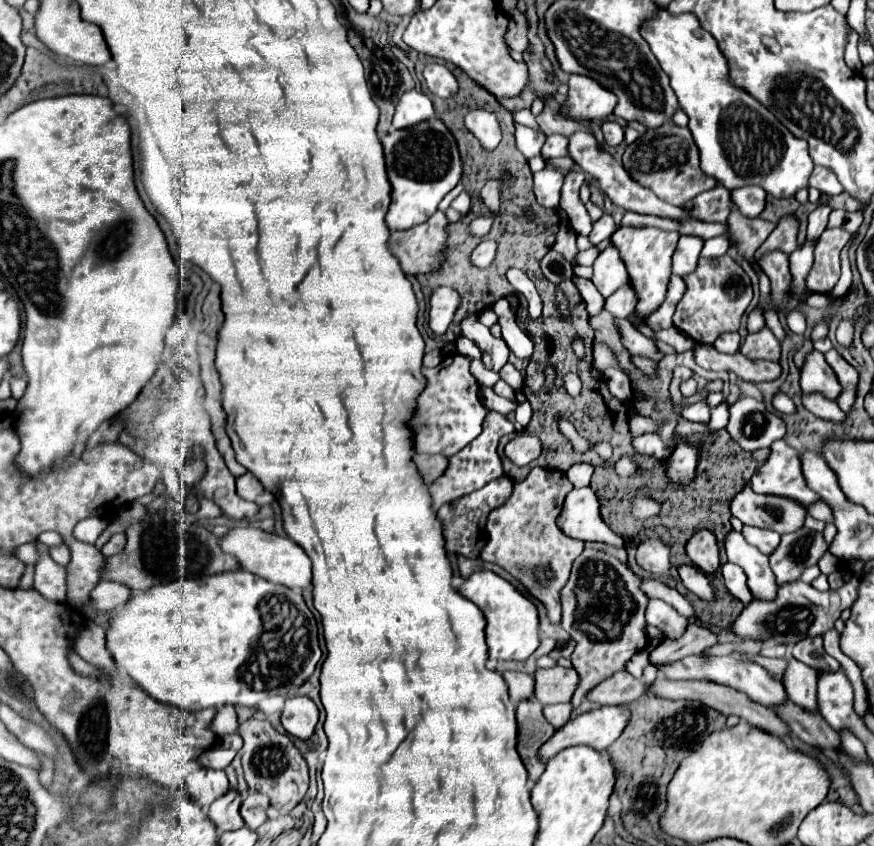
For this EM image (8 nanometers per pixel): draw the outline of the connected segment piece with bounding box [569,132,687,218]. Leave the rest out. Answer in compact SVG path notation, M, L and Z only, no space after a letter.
M575 132L569 138L569 156L579 164L579 168L587 174L591 174L601 190L607 192L607 196L613 200L613 204L631 210L631 212L639 212L639 214L655 214L655 216L669 216L669 218L687 218L687 214L673 204L667 204L663 200L659 200L649 188L643 188L641 184L635 184L635 180L631 180L631 176L627 176L627 170L623 168L621 162L617 162L607 150L599 150L599 142L593 134L589 132Z

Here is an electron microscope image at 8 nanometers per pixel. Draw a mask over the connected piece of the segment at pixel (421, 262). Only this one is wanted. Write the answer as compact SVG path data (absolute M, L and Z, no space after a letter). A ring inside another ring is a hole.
M437 210L425 224L403 232L391 232L389 248L397 256L405 274L425 274L439 268L443 262L443 242L447 238L445 228L449 220Z

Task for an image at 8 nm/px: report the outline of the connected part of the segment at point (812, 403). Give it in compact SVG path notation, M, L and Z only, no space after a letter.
M811 394L811 396L803 396L803 404L809 412L813 412L815 416L819 418L825 418L825 420L833 420L839 424L839 420L843 420L845 412L831 400L823 398L821 394Z

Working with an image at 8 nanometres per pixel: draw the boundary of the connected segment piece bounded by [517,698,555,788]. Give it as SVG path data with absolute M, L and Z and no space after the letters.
M535 698L517 704L517 750L529 772L529 788L545 770L545 764L539 764L537 760L537 750L555 732L555 728L543 718L541 710L543 706Z

